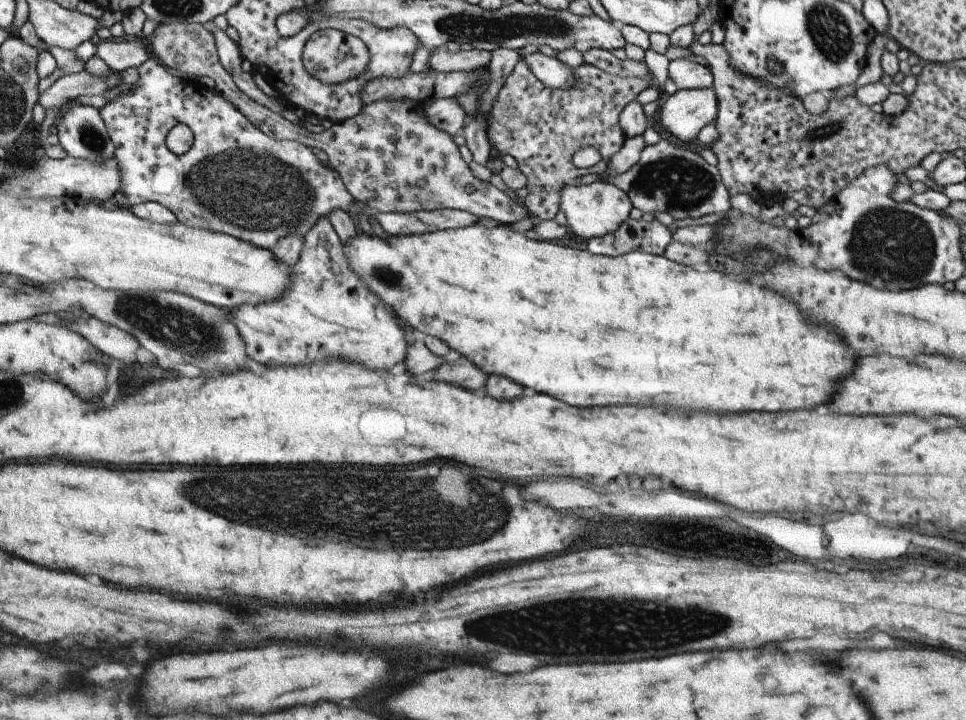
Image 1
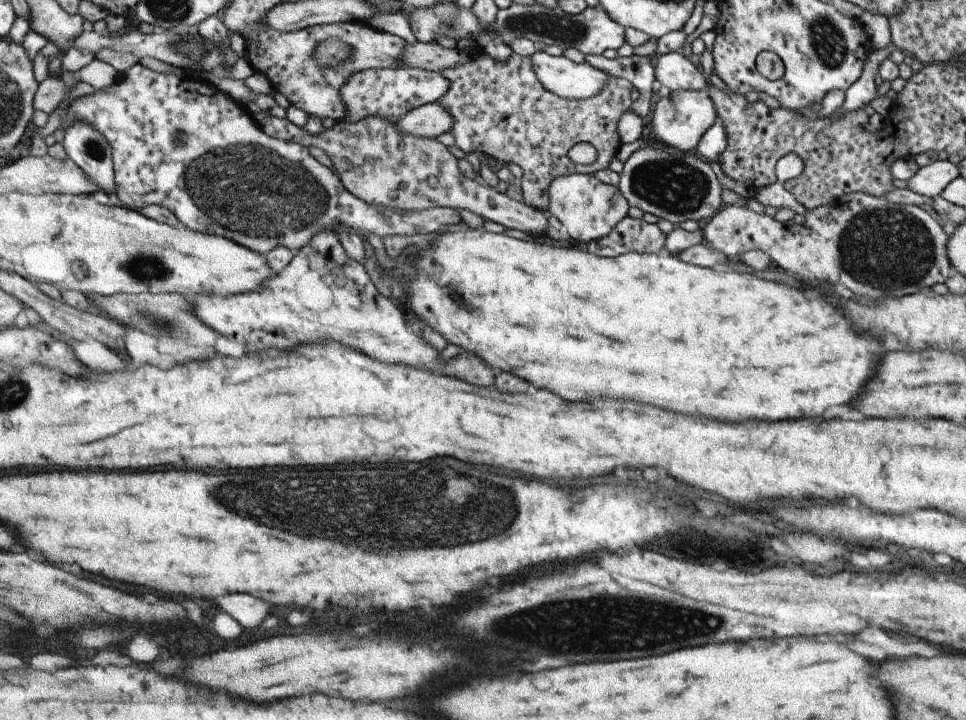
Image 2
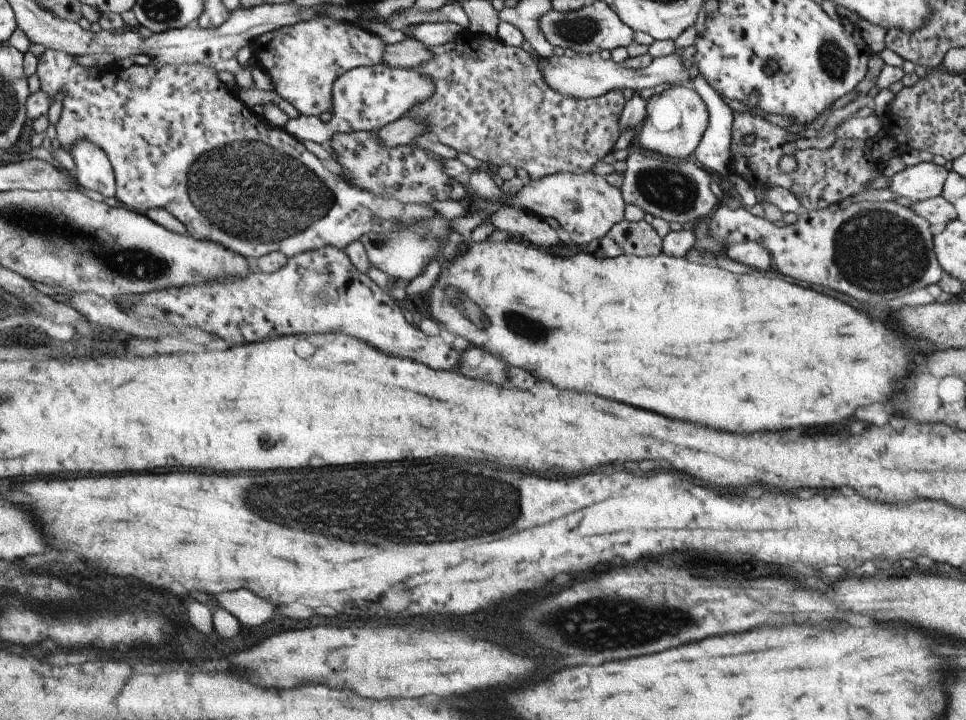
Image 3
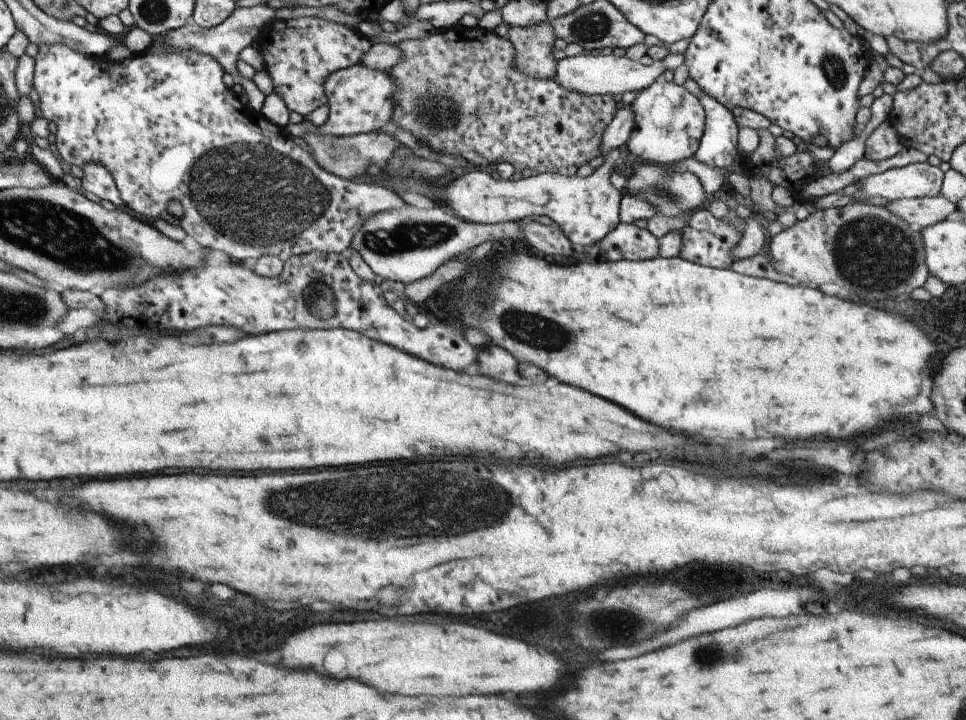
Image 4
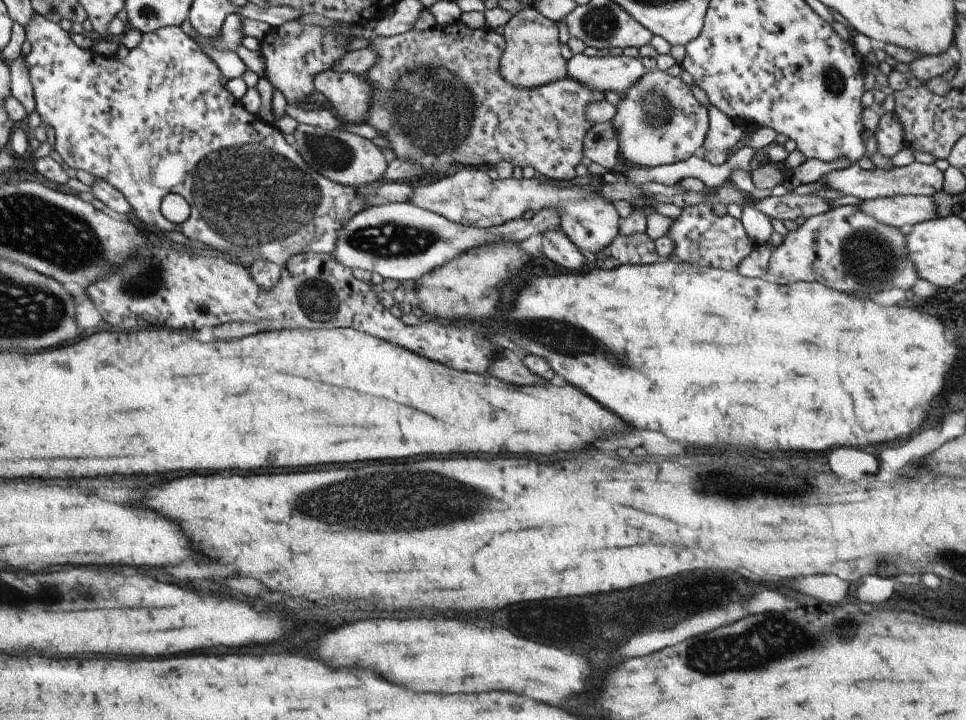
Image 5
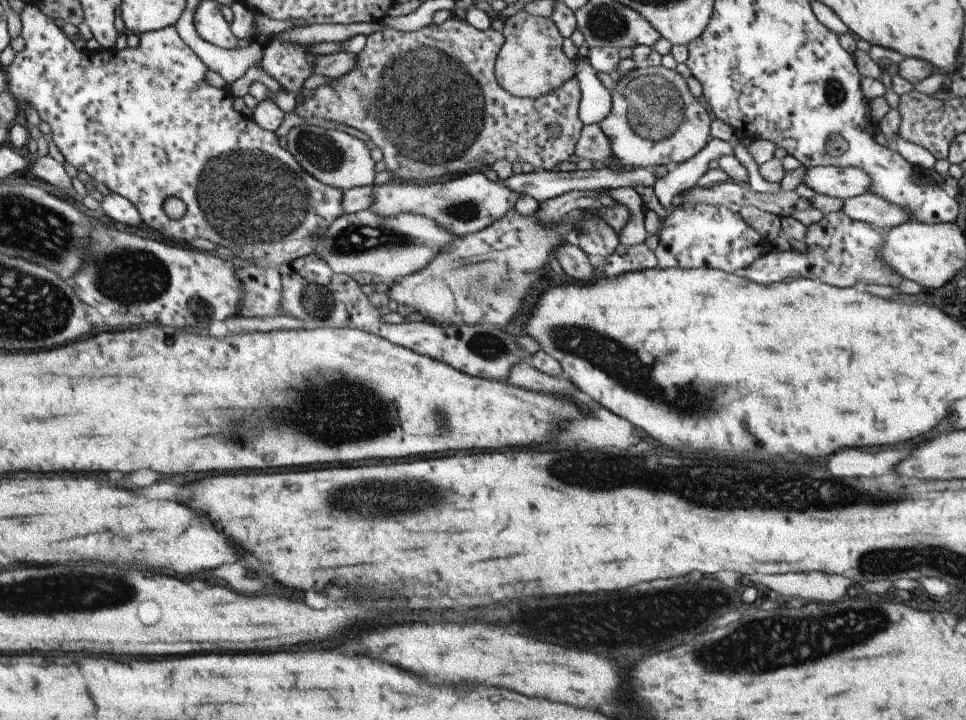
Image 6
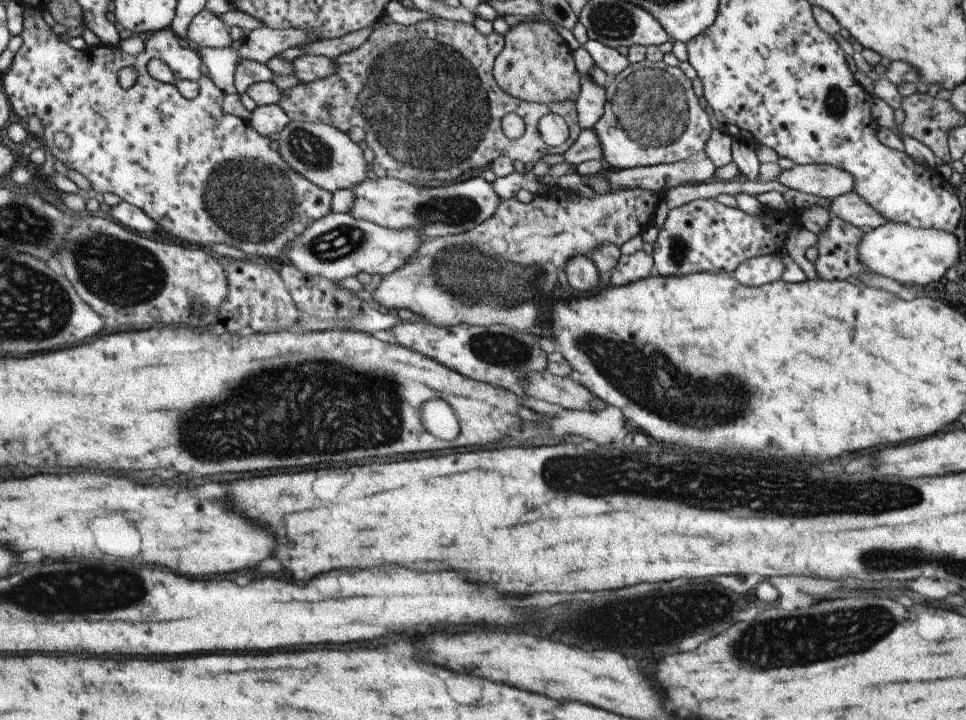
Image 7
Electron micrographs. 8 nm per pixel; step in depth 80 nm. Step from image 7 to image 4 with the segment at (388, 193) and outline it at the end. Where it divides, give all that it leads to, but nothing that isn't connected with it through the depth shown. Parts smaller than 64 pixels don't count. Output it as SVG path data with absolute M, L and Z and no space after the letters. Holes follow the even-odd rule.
M619 149L610 150L602 165L585 177L565 176L557 173L539 173L515 182L494 180L488 173L471 170L441 188L433 188L431 198L440 203L442 210L455 218L470 223L500 223L547 216L567 237L570 244L592 245L604 238L620 223L618 206L622 195L609 183L609 174Z

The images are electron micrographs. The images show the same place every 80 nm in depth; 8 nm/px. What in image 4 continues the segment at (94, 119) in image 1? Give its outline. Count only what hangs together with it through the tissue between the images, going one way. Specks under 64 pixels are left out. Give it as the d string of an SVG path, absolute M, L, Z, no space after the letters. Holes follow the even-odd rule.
M93 161L85 163L81 167L81 172L82 192L91 192L93 196L97 196L100 200L109 200L118 209L123 208L113 177L105 167L102 167L101 163L94 163Z

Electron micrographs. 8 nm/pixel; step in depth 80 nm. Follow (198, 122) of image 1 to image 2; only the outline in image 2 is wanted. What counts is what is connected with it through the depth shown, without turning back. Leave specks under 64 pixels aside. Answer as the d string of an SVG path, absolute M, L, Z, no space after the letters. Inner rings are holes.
M135 63L131 68L128 68L125 74L120 74L115 78L115 82L109 85L108 90L104 89L83 90L80 96L80 92L73 95L72 99L76 99L71 104L67 115L63 120L61 126L60 119L53 121L57 128L65 130L71 123L77 121L85 121L90 124L90 127L95 127L110 144L112 152L112 171L114 178L114 192L121 204L127 209L133 209L138 211L147 205L161 205L169 212L172 212L179 222L191 230L200 233L209 233L215 235L221 235L226 239L234 240L235 243L249 249L250 251L258 252L265 255L273 247L277 245L283 245L290 248L293 252L300 249L312 239L313 235L319 231L333 231L336 236L337 229L345 227L346 231L353 231L361 236L365 232L372 232L377 234L380 238L384 236L391 236L391 234L399 234L399 236L413 236L413 234L431 234L431 232L437 232L437 230L443 230L443 228L449 228L453 224L461 222L461 217L455 211L455 209L449 207L435 207L432 209L418 210L418 211L404 211L398 208L382 207L381 205L367 204L362 200L359 200L356 196L353 196L343 185L340 184L339 177L336 173L328 167L321 165L311 154L306 146L297 144L293 141L284 141L277 138L266 135L260 126L253 120L251 114L248 112L248 106L243 105L241 102L227 96L223 91L220 91L211 84L205 82L205 80L199 80L197 77L192 77L187 72L188 69L183 71L182 76L175 76L175 74L164 74L155 72L142 66L140 63ZM177 133L184 134L184 140L181 143L177 143L174 140L174 136Z

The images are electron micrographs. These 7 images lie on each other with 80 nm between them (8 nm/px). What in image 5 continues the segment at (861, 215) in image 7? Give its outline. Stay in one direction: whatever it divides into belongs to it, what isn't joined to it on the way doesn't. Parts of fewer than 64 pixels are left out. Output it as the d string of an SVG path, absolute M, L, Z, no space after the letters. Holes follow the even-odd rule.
M919 195L865 199L861 205L855 206L873 215L878 222L898 229L936 218L934 200Z

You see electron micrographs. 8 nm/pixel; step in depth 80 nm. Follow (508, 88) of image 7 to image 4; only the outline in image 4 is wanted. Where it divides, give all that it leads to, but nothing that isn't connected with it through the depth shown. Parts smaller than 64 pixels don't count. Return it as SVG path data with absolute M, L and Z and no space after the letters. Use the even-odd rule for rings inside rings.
M541 20L541 24L533 24L529 28L520 28L519 26L508 26L507 40L513 46L513 68L519 74L525 74L527 78L533 80L552 79L555 76L557 60L551 54L553 49L553 26L551 21Z

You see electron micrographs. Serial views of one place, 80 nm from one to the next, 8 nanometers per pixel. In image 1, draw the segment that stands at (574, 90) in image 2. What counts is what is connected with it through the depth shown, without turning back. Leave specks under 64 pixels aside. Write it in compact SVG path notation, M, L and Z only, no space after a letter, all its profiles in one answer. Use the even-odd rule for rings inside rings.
M536 51L521 58L533 76L550 89L564 89L574 83L574 70L567 69L555 57L547 57Z

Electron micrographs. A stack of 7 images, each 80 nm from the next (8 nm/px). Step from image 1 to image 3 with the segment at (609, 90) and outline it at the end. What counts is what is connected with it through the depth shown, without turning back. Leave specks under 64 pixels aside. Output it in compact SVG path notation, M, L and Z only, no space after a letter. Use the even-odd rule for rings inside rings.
M465 28L453 41L429 48L434 59L415 70L429 75L435 90L425 102L415 105L405 115L421 119L426 124L426 132L435 134L442 144L495 168L501 165L523 168L529 181L543 179L553 173L587 173L595 162L612 151L620 133L618 120L625 102L621 89L590 99L561 96L545 84L531 54L520 48L508 47L498 39L478 39L473 29Z

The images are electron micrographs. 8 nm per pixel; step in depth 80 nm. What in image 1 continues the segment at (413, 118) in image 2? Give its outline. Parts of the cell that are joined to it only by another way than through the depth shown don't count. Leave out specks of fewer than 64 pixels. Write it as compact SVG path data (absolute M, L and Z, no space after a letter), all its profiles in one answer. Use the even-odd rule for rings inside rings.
M455 97L437 99L425 104L425 108L421 109L438 129L450 135L461 133L466 122L466 112Z

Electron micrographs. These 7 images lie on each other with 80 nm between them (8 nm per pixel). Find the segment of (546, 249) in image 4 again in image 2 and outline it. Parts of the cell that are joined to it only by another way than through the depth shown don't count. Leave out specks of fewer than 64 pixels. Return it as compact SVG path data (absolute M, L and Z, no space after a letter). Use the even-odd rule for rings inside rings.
M248 105L248 112L266 135L323 150L331 160L331 169L339 177L340 184L367 204L375 203L404 211L435 207L463 208L509 230L535 232L541 236L546 234L548 225L540 210L499 193L480 179L467 178L459 170L458 160L449 153L448 146L439 142L437 137L402 133L394 127L393 121L381 115L369 115L354 123L337 121L330 128L310 135L288 119L272 116L252 105Z

